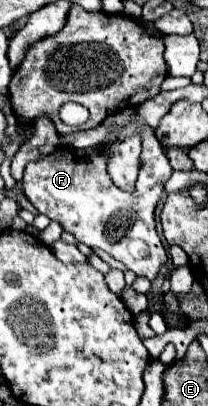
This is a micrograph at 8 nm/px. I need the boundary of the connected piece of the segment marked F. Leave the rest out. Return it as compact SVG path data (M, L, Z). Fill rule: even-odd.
M138 113L128 125L124 125L118 135L106 143L100 143L90 149L72 149L58 147L50 155L42 155L36 161L28 163L24 169L24 193L38 213L58 221L64 231L72 233L78 243L84 243L92 249L102 249L120 263L124 263L138 277L154 281L168 261L168 253L156 233L154 209L164 193L164 185L172 175L172 167L158 143L154 129L146 127ZM138 133L142 137L142 155L140 155L140 175L134 191L122 191L114 185L106 171L106 159L110 159L110 147L122 139Z

